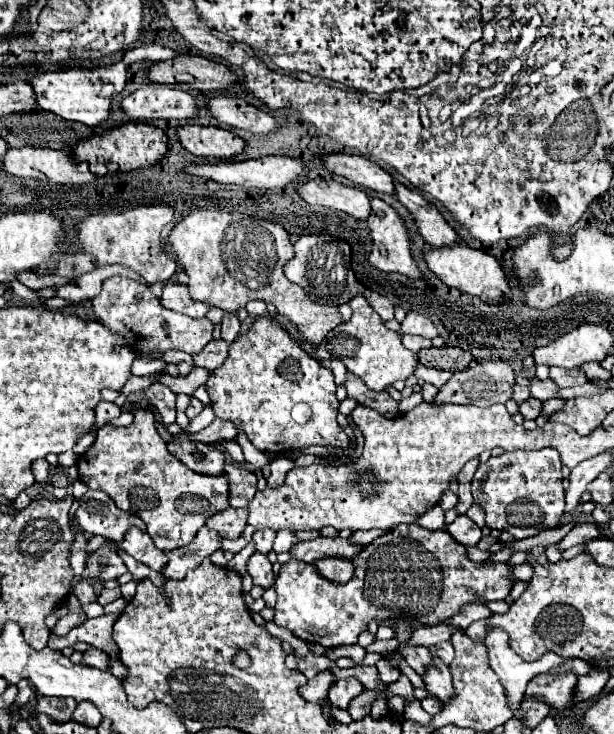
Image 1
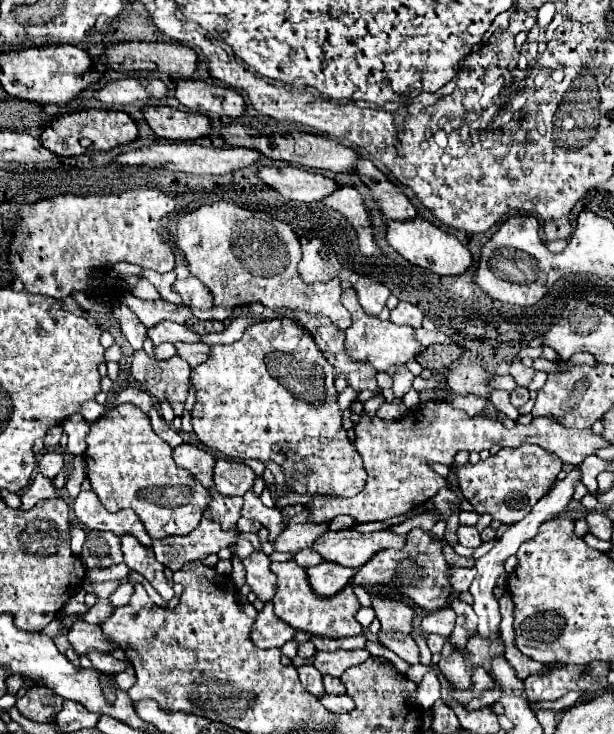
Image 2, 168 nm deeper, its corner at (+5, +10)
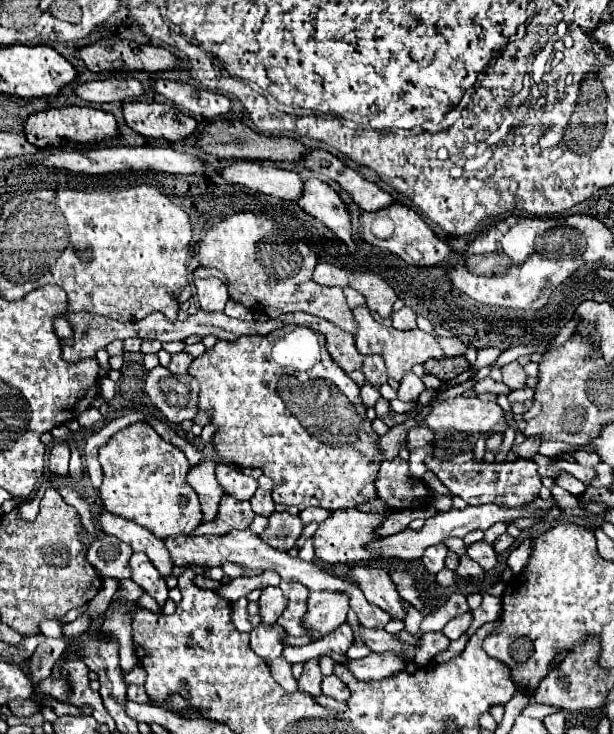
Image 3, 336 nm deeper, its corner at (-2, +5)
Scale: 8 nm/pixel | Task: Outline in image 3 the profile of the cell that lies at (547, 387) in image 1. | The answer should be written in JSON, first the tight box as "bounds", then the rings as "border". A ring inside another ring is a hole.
{"bounds":[501,361,527,389],"border":[[[513,361],[509,365],[503,365],[501,373],[503,373],[503,383],[509,389],[521,389],[521,387],[525,387],[525,377],[527,375],[525,375],[523,367],[517,361]]]}

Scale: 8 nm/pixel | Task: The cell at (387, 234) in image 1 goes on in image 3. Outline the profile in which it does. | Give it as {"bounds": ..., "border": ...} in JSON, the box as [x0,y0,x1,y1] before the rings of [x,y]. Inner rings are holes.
{"bounds":[297,177,357,251],"border":[[[317,177],[303,179],[303,195],[297,199],[297,205],[307,215],[319,219],[327,229],[331,229],[349,251],[357,251],[357,243],[351,239],[349,211],[345,209],[341,197],[327,183]]]}

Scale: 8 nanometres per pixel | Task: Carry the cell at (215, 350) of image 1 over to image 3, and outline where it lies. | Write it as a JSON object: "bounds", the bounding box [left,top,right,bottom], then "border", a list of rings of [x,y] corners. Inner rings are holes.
{"bounds":[167,353,193,375],"border":[[[175,353],[175,355],[171,355],[171,363],[169,363],[167,369],[171,373],[175,373],[175,375],[187,373],[187,367],[191,365],[191,361],[193,361],[191,355],[187,355],[187,353]]]}

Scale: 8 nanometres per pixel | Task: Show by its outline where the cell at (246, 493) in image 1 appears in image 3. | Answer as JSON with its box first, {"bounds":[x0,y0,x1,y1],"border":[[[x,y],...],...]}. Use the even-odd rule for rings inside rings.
{"bounds":[217,463,257,499],"border":[[[225,463],[217,465],[217,479],[221,487],[237,499],[251,499],[257,489],[257,481],[253,477],[243,475],[239,469]]]}

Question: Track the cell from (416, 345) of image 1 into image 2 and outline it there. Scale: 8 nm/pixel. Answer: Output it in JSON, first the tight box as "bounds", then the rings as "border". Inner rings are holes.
{"bounds":[414,328,448,346],"border":[[[418,328],[418,330],[414,332],[414,338],[416,338],[422,346],[448,342],[448,336],[446,336],[446,334],[442,334],[442,332],[428,332],[428,330],[424,330],[424,328]]]}

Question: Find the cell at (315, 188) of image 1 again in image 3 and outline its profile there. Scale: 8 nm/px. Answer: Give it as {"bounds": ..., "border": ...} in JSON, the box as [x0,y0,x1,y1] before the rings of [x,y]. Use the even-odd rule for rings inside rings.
{"bounds":[221,161,303,201],"border":[[[235,161],[233,165],[221,169],[221,177],[229,183],[237,183],[247,189],[287,201],[295,201],[303,193],[303,181],[297,173],[265,163]]]}

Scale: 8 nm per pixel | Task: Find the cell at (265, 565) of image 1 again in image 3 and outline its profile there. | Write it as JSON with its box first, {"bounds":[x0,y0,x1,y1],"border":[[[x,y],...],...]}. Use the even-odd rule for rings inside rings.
{"bounds":[259,587,287,625],"border":[[[267,587],[261,593],[259,599],[259,615],[261,615],[261,623],[263,625],[275,625],[279,615],[283,613],[283,607],[287,605],[287,599],[283,597],[281,589],[277,587]]]}

